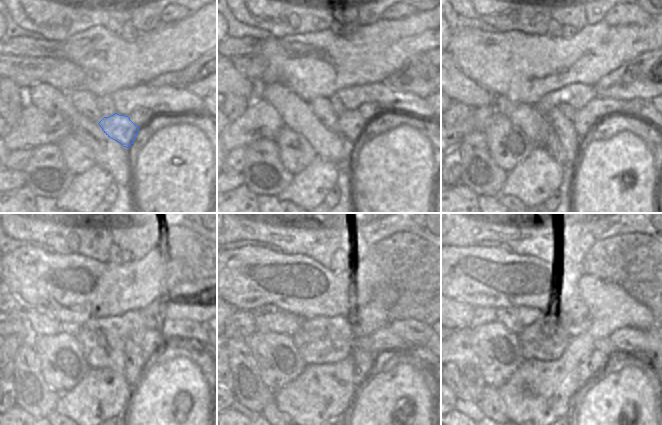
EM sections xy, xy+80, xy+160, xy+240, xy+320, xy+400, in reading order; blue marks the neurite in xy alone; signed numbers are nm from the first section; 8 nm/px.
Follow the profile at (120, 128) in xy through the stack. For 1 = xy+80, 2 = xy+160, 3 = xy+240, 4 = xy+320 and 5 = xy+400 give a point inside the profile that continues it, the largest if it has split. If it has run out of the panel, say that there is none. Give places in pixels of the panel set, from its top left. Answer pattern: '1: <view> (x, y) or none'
1: xy+80 (351, 124)
2: xy+160 (584, 121)
3: xy+240 (152, 339)
4: xy+320 (384, 339)
5: xy+400 (634, 342)

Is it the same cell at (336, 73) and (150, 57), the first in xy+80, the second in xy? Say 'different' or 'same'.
same

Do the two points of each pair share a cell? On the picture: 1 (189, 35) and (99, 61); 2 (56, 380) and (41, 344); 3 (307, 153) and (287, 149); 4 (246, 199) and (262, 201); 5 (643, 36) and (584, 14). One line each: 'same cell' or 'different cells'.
1: same cell
2: same cell
3: same cell
4: different cells
5: different cells

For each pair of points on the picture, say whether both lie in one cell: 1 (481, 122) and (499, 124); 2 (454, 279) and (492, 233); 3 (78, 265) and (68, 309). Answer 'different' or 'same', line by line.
1: different
2: different
3: same

